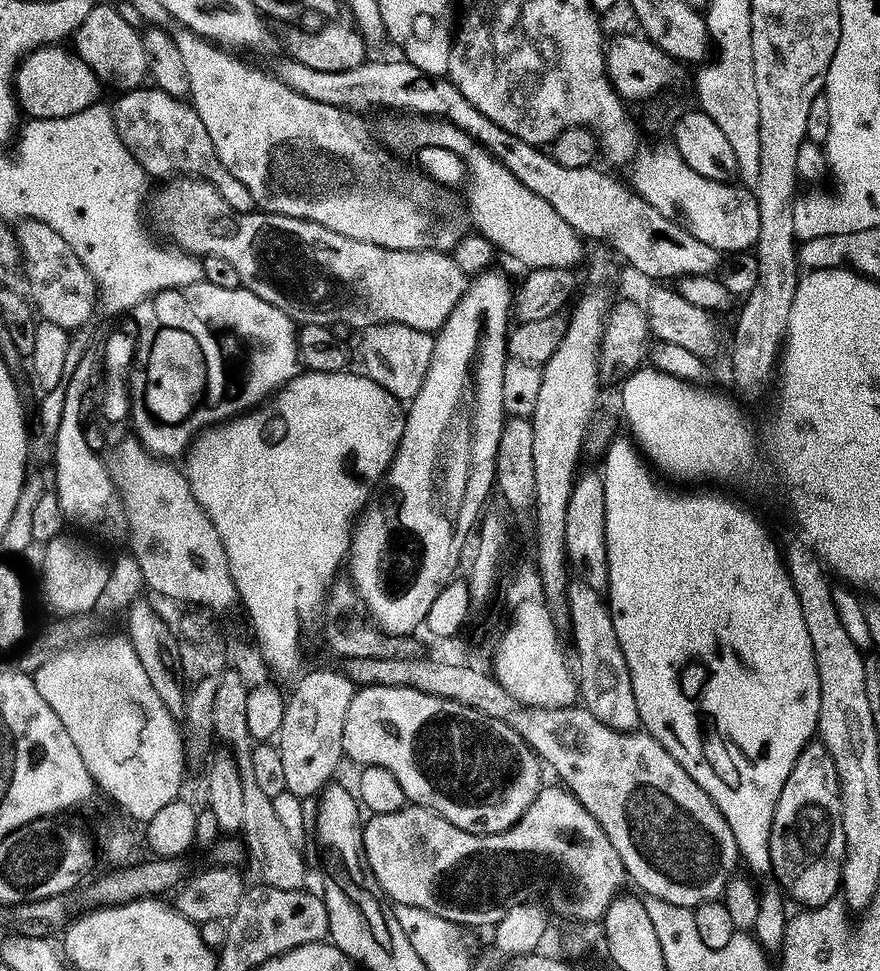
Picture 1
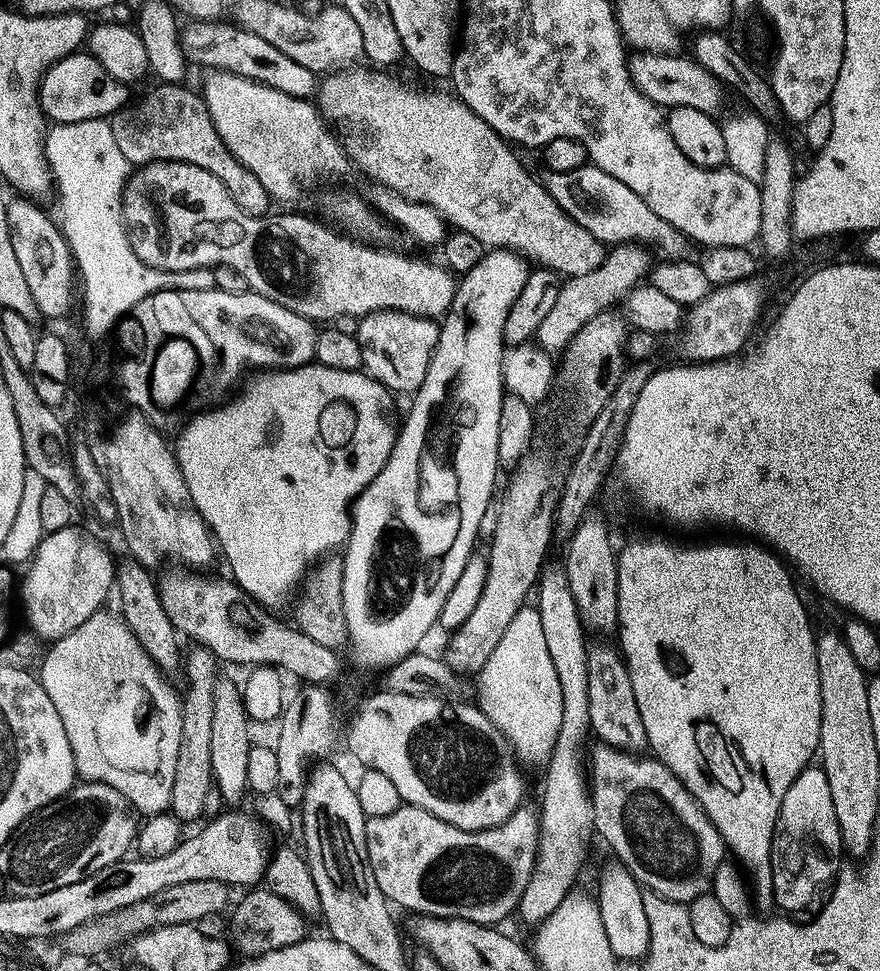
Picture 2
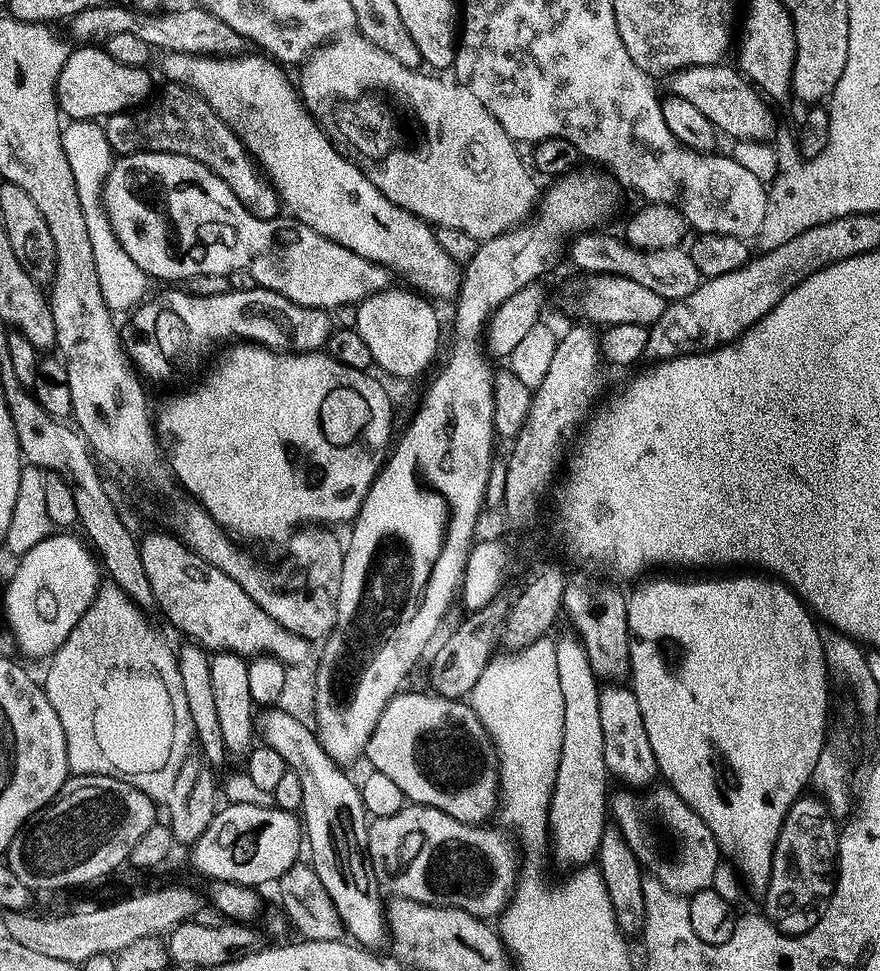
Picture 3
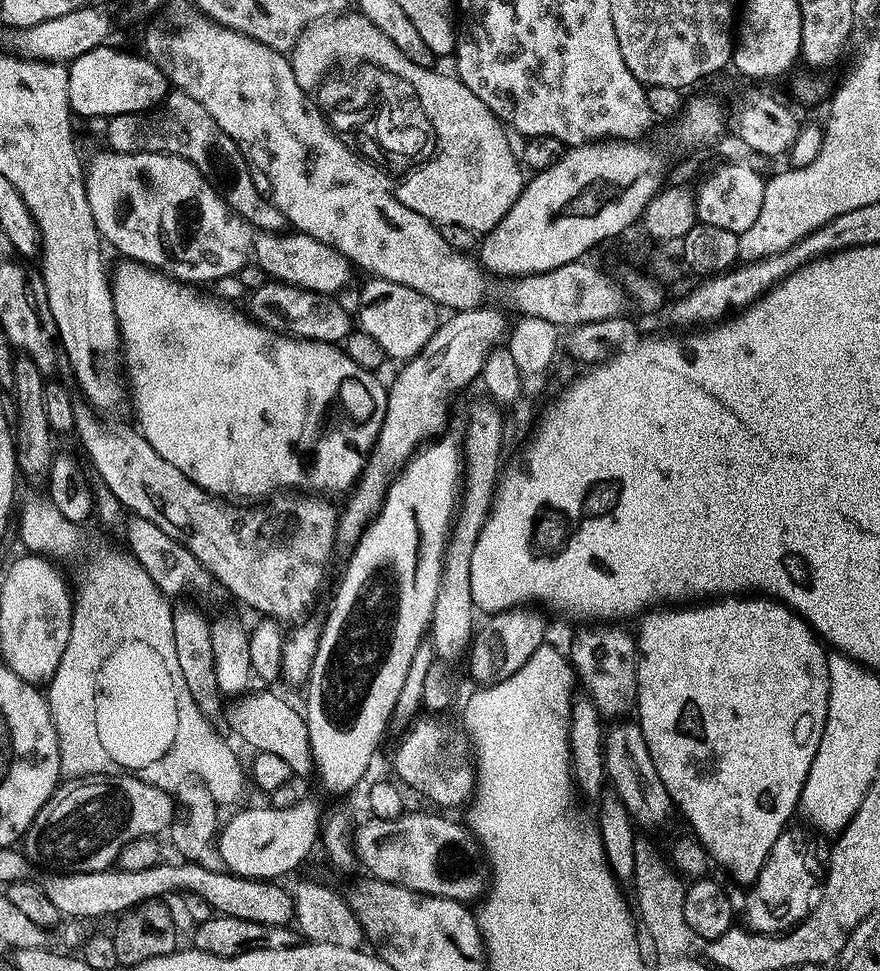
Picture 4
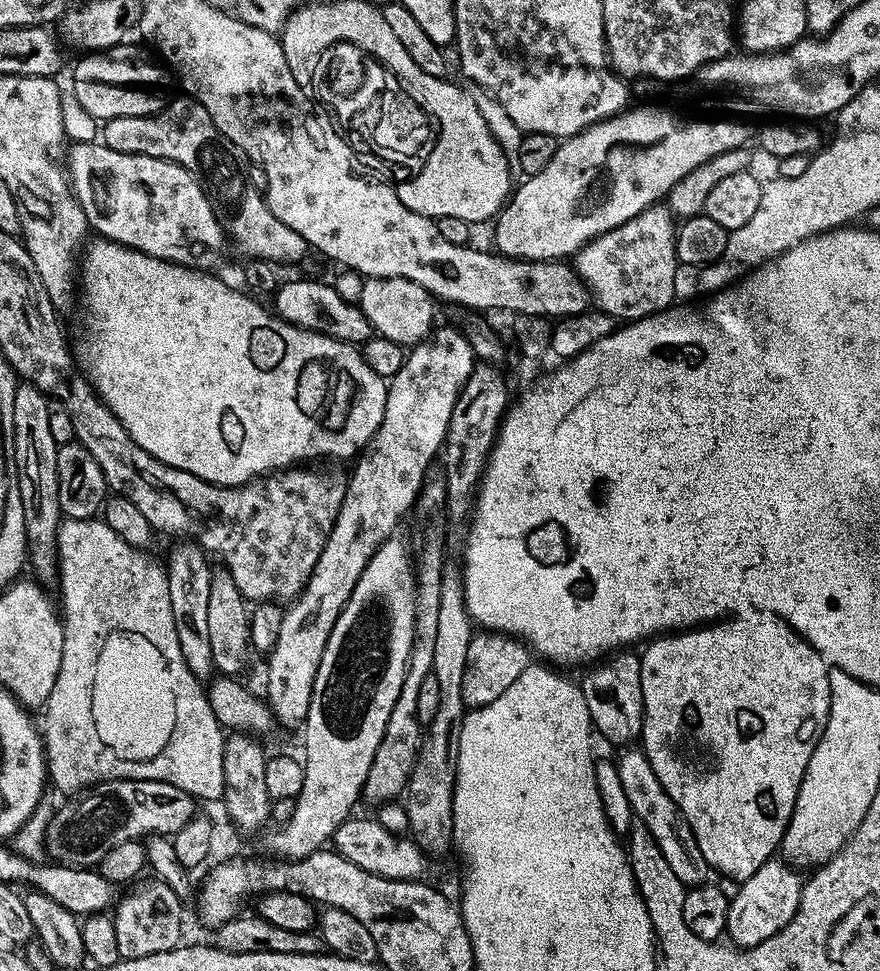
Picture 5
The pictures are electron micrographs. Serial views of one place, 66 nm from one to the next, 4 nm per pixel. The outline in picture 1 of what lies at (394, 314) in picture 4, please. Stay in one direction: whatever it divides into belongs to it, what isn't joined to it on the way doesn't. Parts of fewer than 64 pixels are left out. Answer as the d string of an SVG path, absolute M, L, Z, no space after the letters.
M376 324L374 327L363 329L362 332L362 360L364 362L365 375L378 382L388 393L392 393L402 402L411 401L421 389L425 381L426 371L429 369L430 356L433 353L435 337L424 331L414 330L412 327L401 324Z

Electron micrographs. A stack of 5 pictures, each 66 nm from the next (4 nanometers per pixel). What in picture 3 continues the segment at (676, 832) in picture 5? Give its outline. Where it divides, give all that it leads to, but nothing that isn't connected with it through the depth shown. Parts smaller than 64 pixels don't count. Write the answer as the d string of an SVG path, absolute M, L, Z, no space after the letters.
M612 682L601 687L600 704L599 721L602 722L603 753L609 773L624 783L621 785L632 790L644 790L655 785L658 780L658 769L654 750L650 747L650 737L646 734L646 722L642 722L642 710L638 710L638 698L632 693L631 687L620 682Z

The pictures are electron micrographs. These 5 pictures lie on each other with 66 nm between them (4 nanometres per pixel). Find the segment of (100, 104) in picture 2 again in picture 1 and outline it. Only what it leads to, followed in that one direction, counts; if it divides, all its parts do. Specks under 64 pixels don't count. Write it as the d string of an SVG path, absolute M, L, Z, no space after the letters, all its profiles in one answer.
M45 46L29 52L20 61L20 66L16 69L14 91L16 103L25 117L49 120L50 118L70 118L70 114L78 114L97 103L101 99L102 85L99 78L90 70L90 66L86 66L86 62L82 62L82 58L76 55L75 51L68 49L67 52L64 46Z

